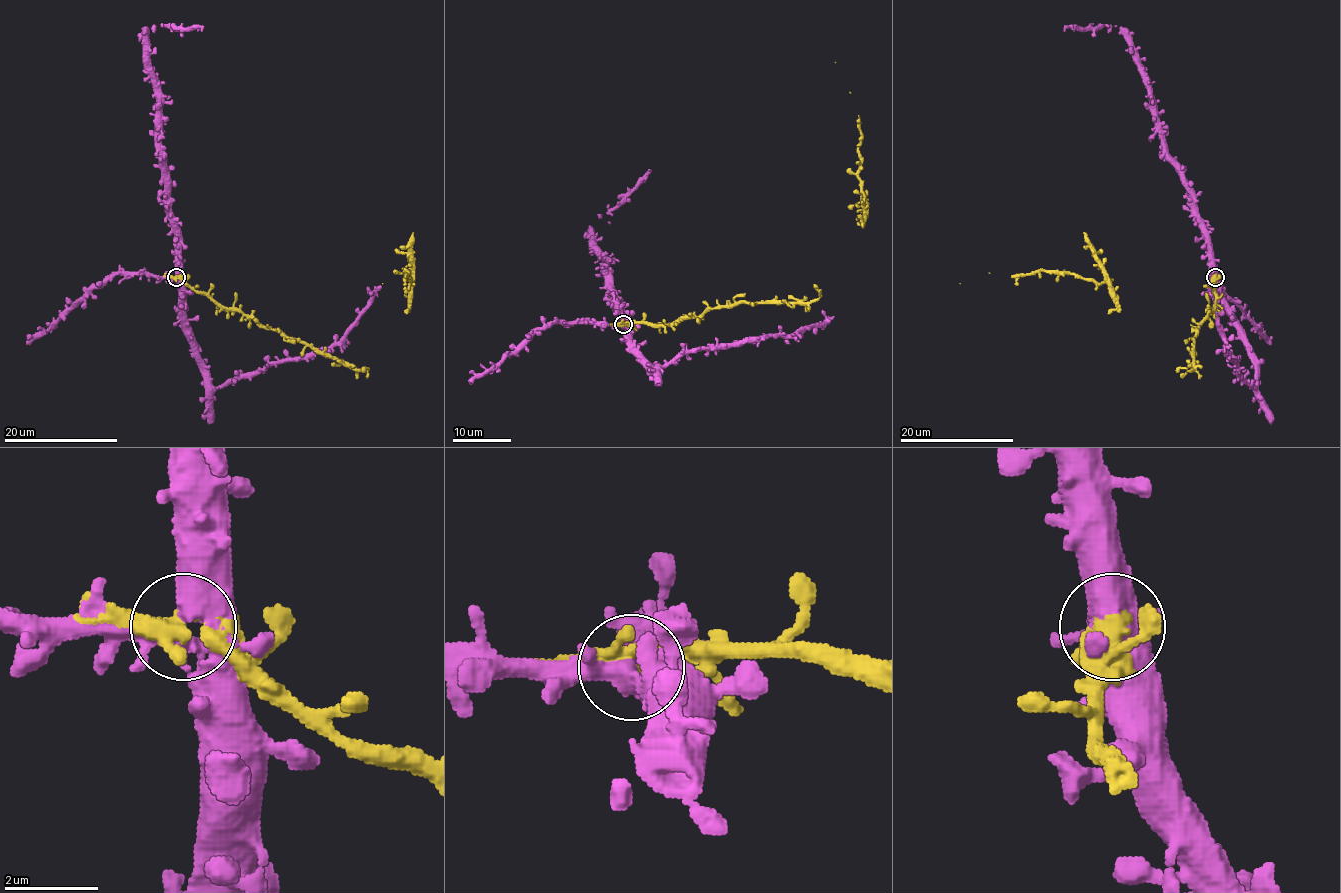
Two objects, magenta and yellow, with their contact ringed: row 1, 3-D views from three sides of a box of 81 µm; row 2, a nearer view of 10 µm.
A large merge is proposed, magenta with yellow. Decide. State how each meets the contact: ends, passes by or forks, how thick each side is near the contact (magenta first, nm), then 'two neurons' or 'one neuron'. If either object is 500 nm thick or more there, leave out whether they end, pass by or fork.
500 nm thick on the magenta side, 360 nm on the other; two neurons

